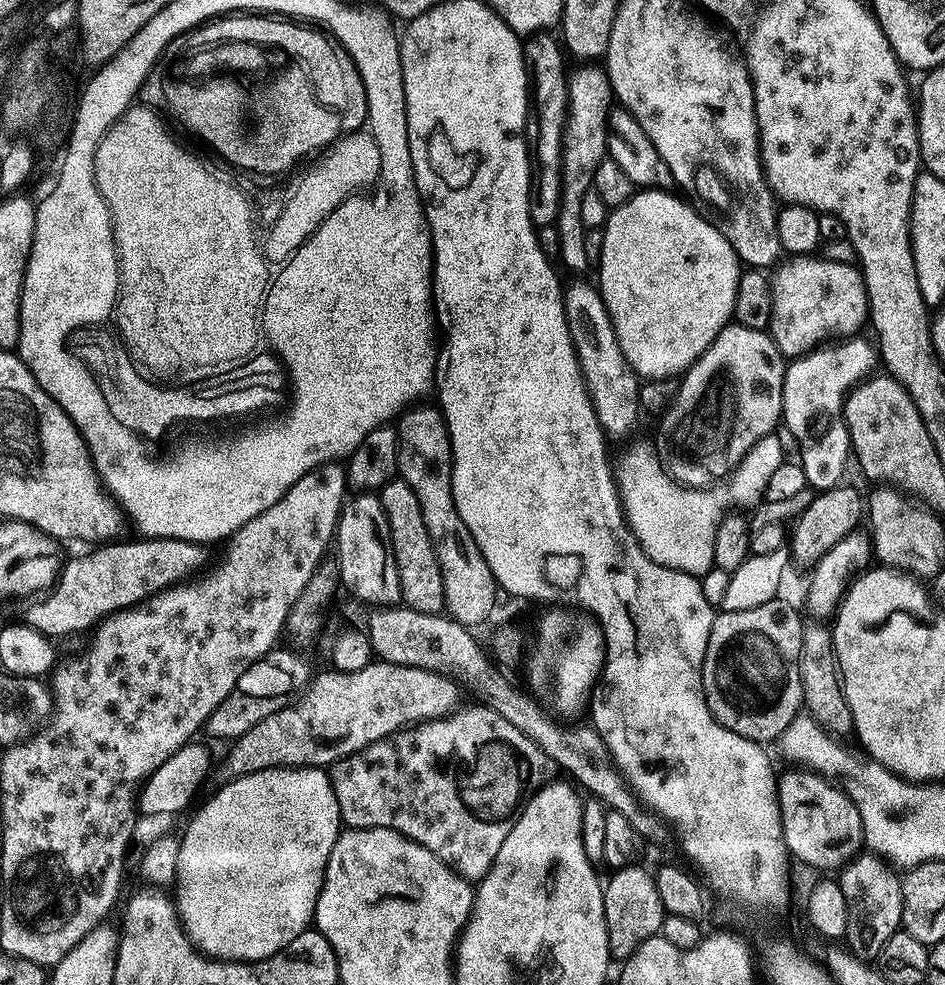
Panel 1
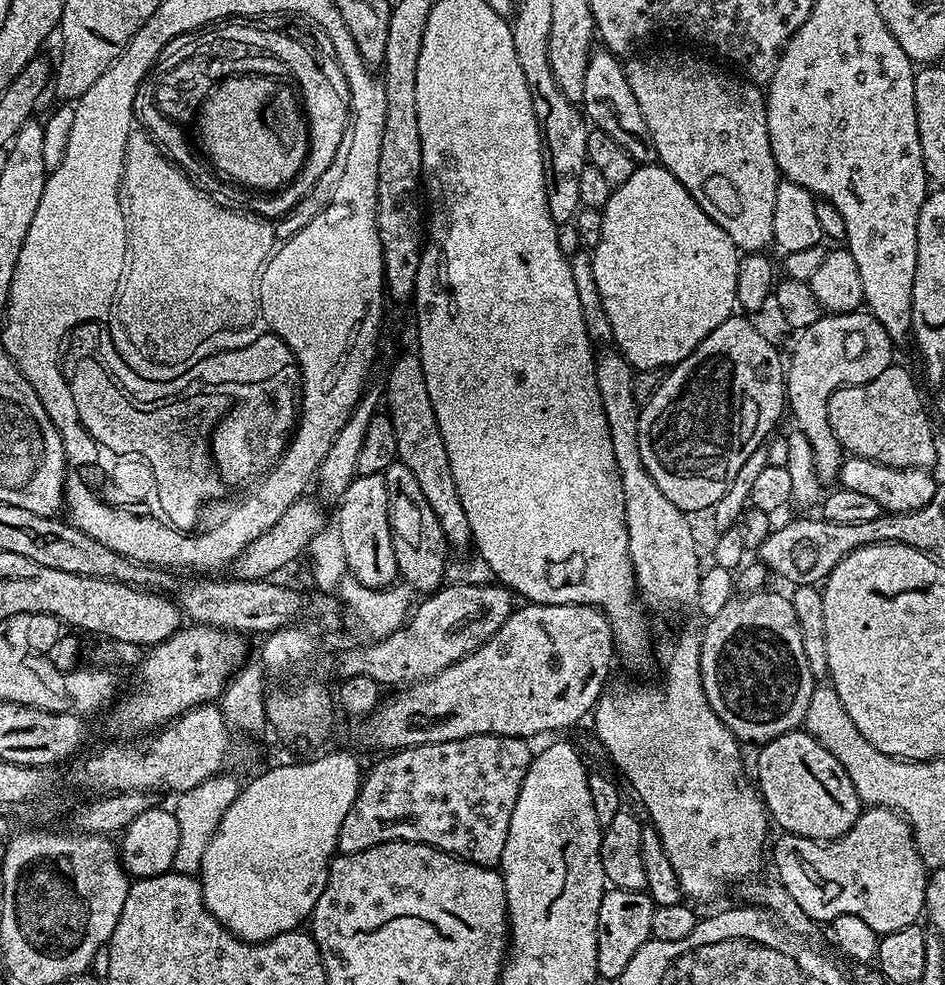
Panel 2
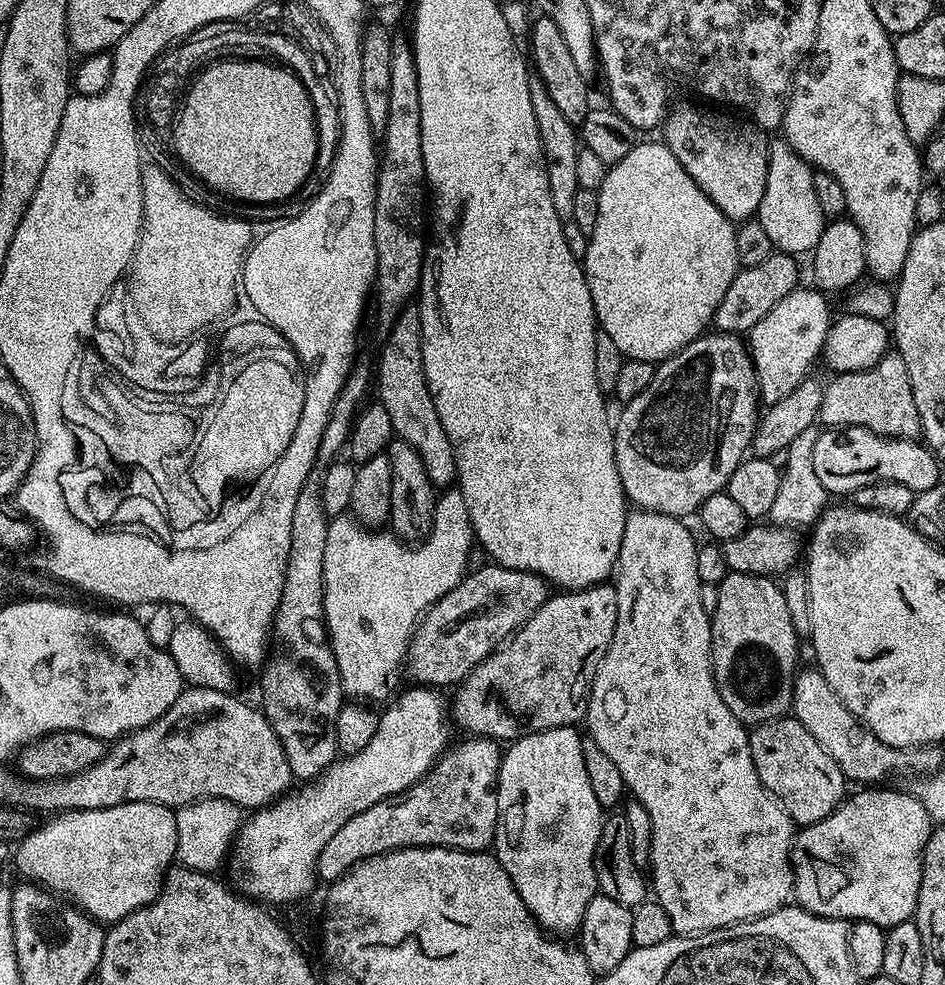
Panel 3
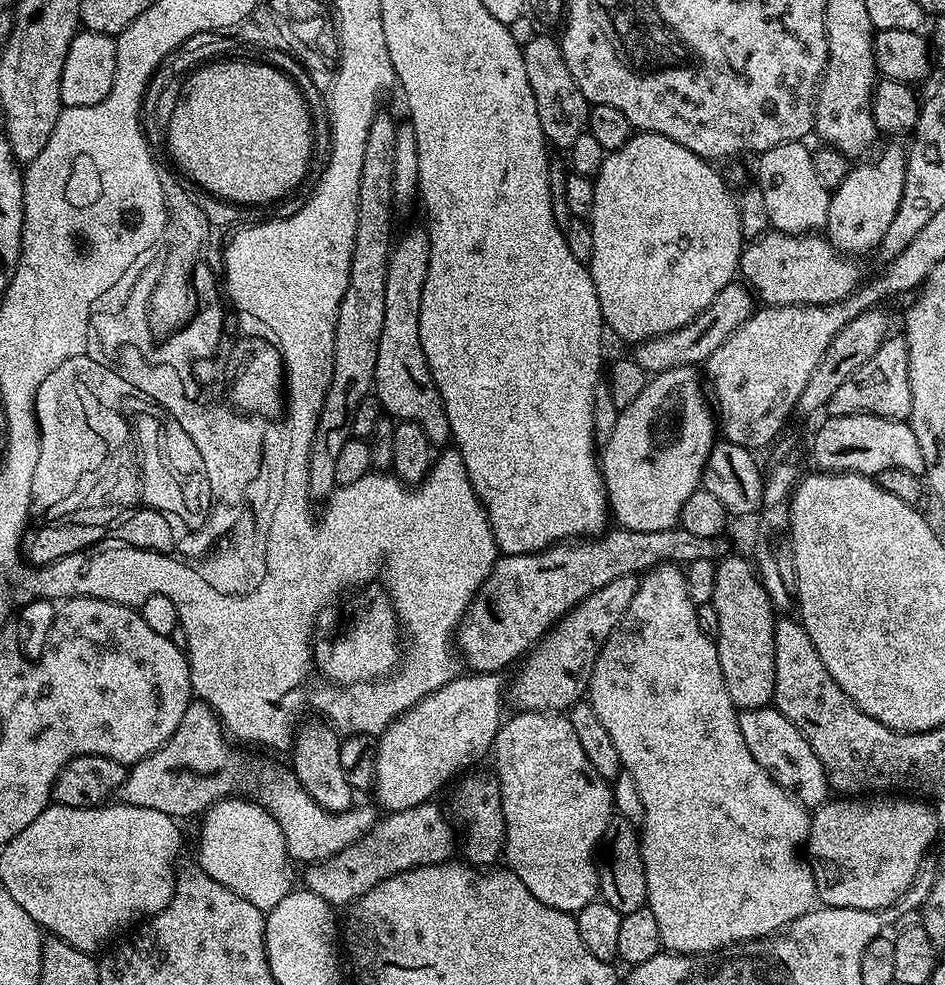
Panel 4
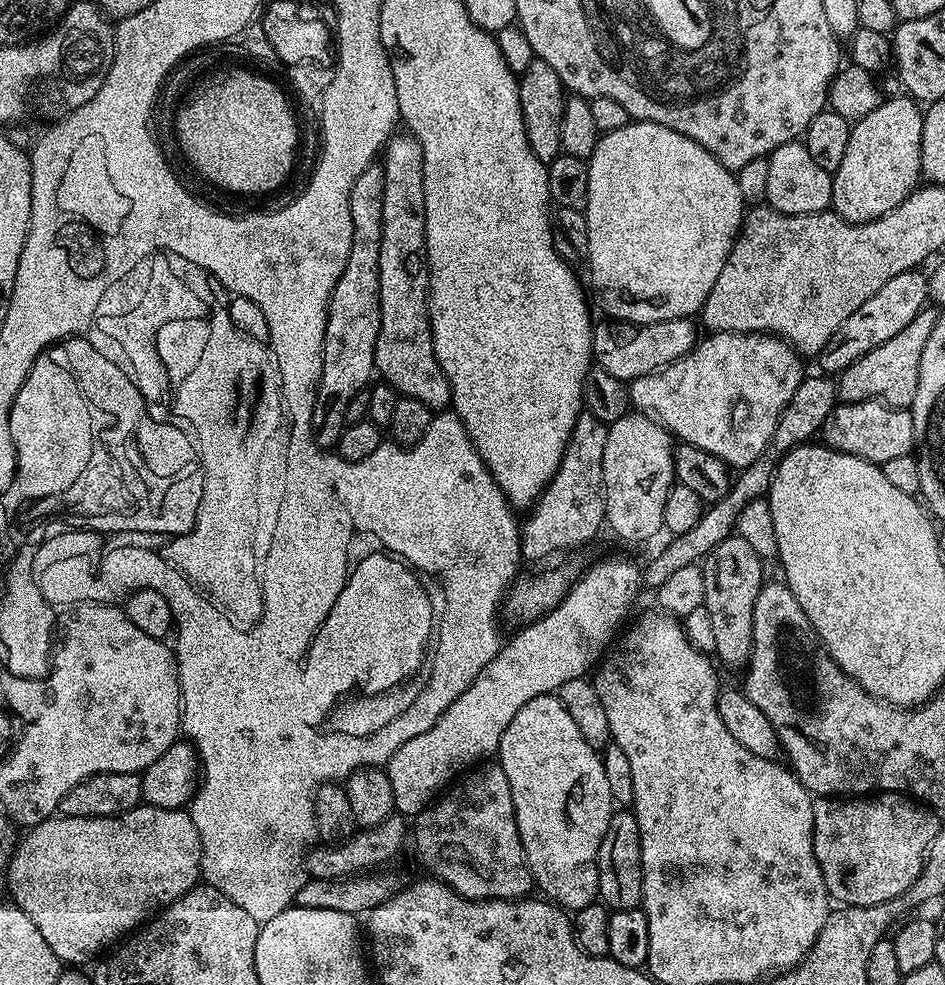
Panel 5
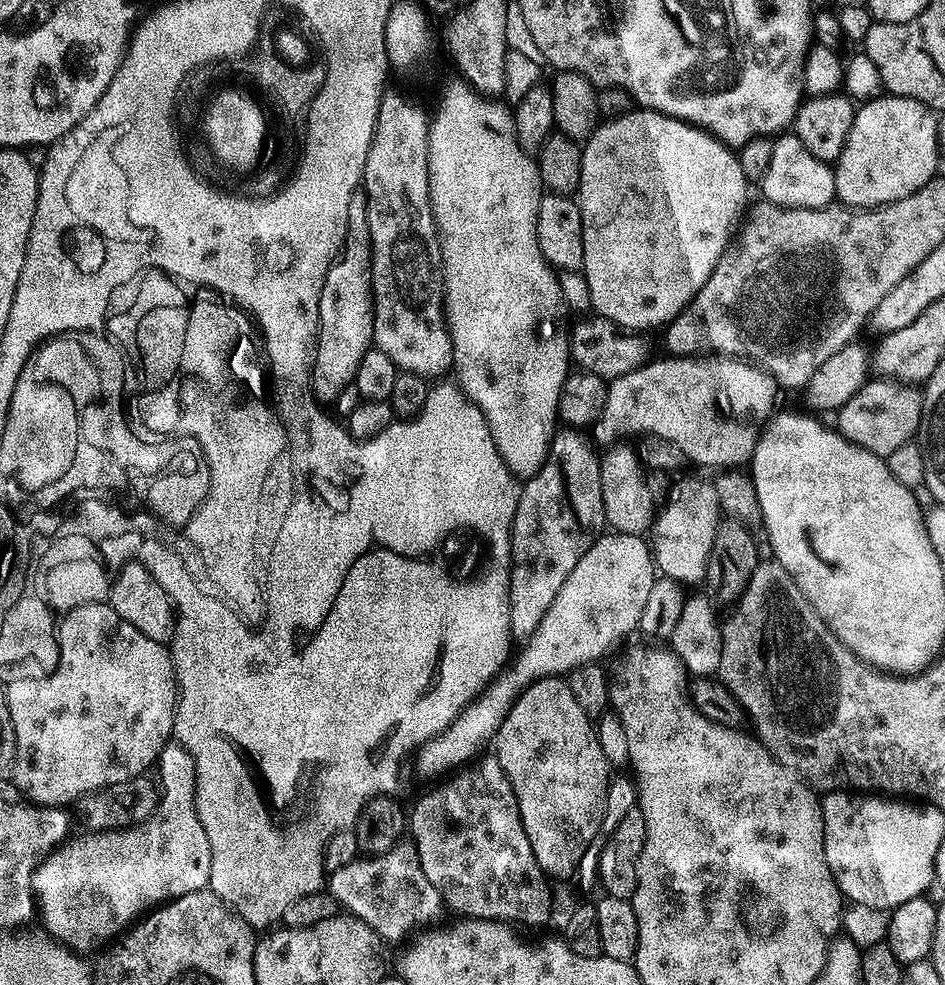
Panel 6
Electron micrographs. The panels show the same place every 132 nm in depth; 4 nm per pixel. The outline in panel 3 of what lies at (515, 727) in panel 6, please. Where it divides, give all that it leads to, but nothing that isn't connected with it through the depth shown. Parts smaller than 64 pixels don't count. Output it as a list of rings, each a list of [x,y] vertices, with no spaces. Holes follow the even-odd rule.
[[[575,727],[547,728],[541,732],[529,732],[527,736],[519,737],[503,749],[500,758],[500,773],[496,783],[496,797],[498,798],[498,822],[496,823],[496,839],[494,841],[494,855],[496,861],[510,874],[522,902],[530,910],[533,918],[540,923],[540,927],[552,934],[564,934],[560,932],[575,933],[582,922],[582,914],[586,914],[586,906],[590,906],[590,898],[598,895],[596,882],[596,847],[600,831],[606,819],[605,809],[594,796],[593,787],[590,786],[589,775],[586,774],[585,763],[582,762],[581,733],[576,733]]]

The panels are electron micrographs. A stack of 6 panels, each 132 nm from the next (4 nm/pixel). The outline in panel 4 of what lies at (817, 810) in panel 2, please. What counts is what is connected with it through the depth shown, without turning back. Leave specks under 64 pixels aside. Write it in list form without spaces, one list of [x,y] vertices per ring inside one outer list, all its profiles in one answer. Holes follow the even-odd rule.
[[[775,706],[746,708],[739,713],[739,717],[742,738],[746,738],[746,750],[754,754],[754,762],[758,762],[758,766],[762,766],[762,770],[778,782],[778,786],[792,793],[805,806],[819,806],[829,799],[826,770],[794,722],[785,718]]]

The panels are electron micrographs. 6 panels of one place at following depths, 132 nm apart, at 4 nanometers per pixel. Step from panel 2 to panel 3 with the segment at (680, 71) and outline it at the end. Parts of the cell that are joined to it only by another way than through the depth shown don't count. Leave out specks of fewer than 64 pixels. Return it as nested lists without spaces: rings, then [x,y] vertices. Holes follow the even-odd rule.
[[[684,104],[681,108],[673,107],[665,116],[662,125],[663,143],[682,162],[682,170],[694,178],[694,182],[708,195],[710,202],[726,214],[733,222],[748,222],[760,211],[762,194],[766,194],[766,170],[768,169],[769,137],[755,124],[747,119],[735,120],[732,116],[723,116],[720,112],[707,112],[704,108],[695,108],[692,104]]]

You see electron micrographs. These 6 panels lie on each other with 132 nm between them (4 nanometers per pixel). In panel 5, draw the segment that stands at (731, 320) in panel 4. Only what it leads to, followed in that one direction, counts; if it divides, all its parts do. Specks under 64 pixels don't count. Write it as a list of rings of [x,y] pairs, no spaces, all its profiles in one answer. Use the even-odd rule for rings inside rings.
[[[670,318],[653,324],[641,324],[633,331],[636,333],[626,337],[625,340],[622,333],[597,323],[592,329],[593,361],[602,370],[606,370],[606,374],[614,374],[614,378],[625,382],[631,382],[637,376],[660,372],[696,347],[698,343],[697,325],[695,323],[692,325],[692,323],[693,321],[688,318]]]

